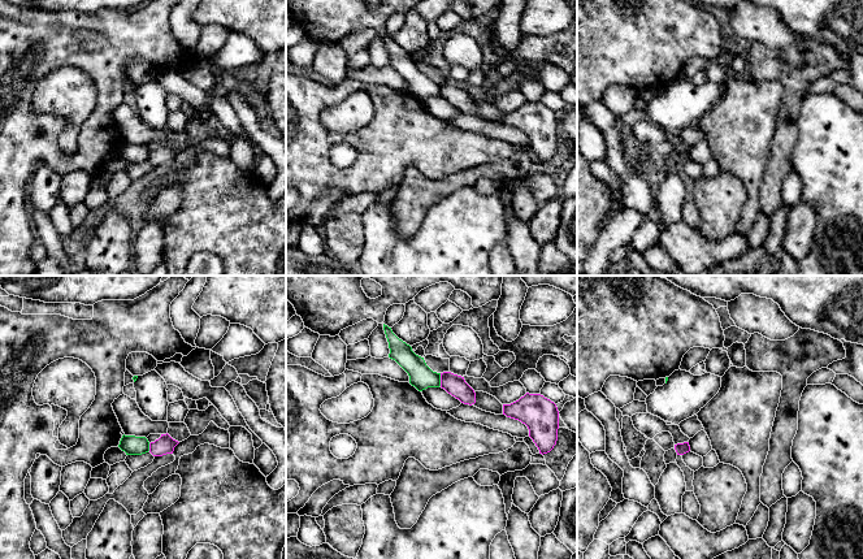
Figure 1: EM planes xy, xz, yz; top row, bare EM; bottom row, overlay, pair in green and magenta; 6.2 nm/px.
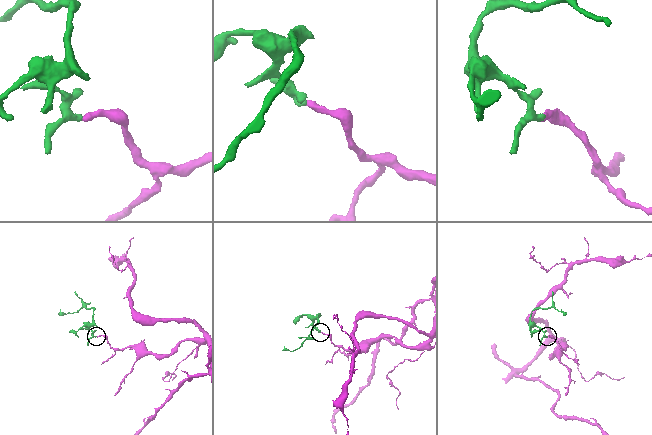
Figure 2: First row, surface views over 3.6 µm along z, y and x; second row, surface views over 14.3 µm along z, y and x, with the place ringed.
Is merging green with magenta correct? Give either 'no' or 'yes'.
no

